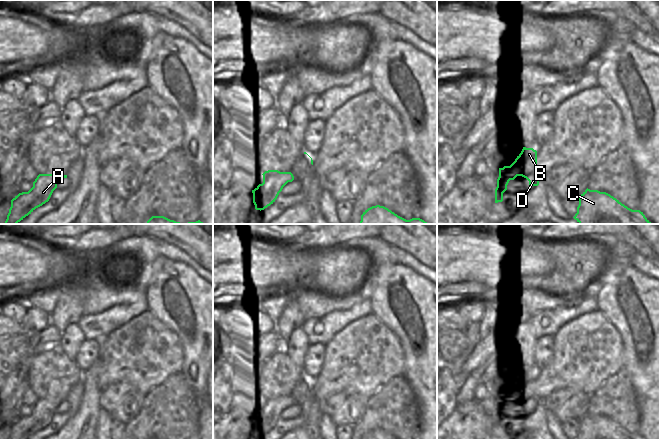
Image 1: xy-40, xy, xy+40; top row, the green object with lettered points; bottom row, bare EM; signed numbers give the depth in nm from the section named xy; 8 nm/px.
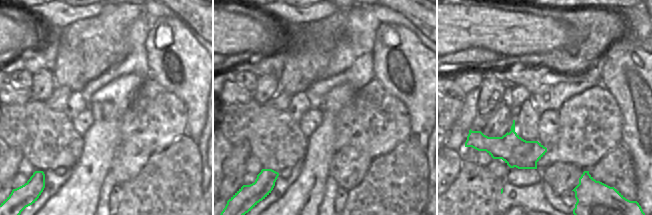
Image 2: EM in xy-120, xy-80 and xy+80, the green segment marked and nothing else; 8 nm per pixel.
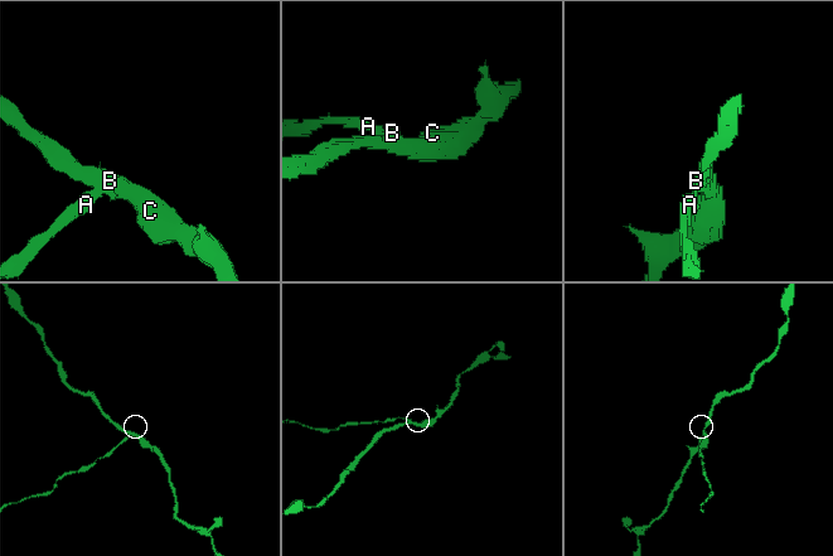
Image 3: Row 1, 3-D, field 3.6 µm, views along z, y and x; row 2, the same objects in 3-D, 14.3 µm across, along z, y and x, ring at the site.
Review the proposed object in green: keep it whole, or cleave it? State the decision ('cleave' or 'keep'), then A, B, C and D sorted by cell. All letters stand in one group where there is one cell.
cleave; groups A / B C D

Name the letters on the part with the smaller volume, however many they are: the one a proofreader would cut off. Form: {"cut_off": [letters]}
{"cut_off": ["A"]}

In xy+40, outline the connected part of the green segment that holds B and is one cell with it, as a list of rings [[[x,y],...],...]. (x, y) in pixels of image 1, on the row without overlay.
[[[523,371],[521,377],[510,390],[504,390],[506,396],[522,400],[529,405],[529,411],[538,410],[543,400],[537,397],[537,375]]]

